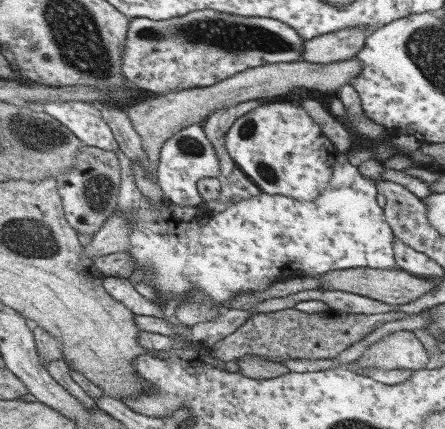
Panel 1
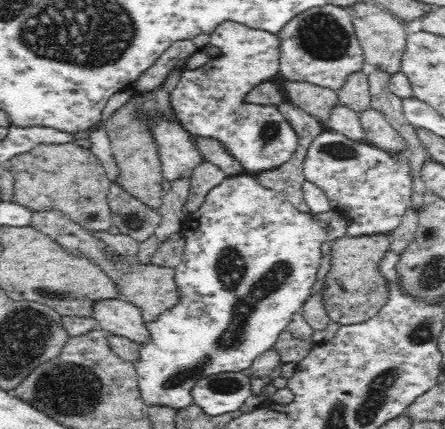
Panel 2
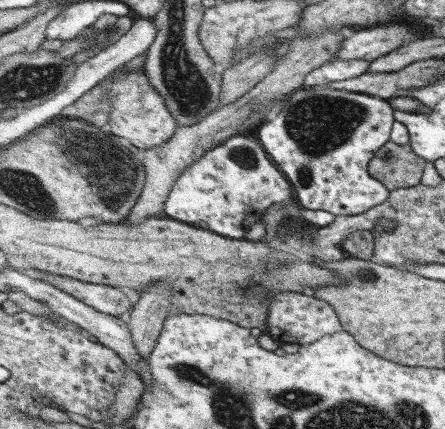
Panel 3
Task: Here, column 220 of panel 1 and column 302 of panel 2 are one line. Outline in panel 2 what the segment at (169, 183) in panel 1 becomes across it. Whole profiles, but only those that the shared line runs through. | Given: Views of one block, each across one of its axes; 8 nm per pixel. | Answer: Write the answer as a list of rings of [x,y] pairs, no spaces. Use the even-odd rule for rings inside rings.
[[[322,130],[308,146],[302,164],[304,178],[322,188],[332,210],[346,214],[350,222],[364,230],[370,230],[372,222],[372,234],[392,234],[404,224],[412,200],[412,174],[404,154],[392,156],[364,140],[354,142],[338,132]]]

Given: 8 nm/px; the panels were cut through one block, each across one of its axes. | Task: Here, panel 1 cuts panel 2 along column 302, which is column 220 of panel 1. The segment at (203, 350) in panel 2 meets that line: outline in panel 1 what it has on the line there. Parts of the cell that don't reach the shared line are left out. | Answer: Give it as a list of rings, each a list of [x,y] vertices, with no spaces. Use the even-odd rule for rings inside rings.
[[[339,154],[335,156],[335,164],[333,164],[333,174],[331,174],[331,180],[327,184],[327,190],[315,198],[313,202],[303,202],[303,200],[295,200],[295,198],[287,198],[287,196],[281,196],[281,194],[259,194],[259,196],[253,196],[253,198],[247,198],[247,200],[241,200],[241,202],[235,202],[227,208],[221,208],[217,212],[197,212],[189,206],[177,206],[173,202],[167,202],[163,200],[161,204],[151,204],[137,188],[135,184],[135,178],[131,178],[131,168],[127,168],[129,176],[121,176],[121,184],[119,184],[119,196],[117,196],[117,206],[115,206],[115,212],[111,216],[125,216],[127,218],[127,224],[131,226],[131,234],[129,234],[129,248],[123,250],[123,252],[129,252],[133,258],[135,258],[135,268],[133,270],[141,270],[141,268],[147,268],[153,272],[153,286],[155,290],[161,294],[161,298],[167,302],[167,294],[173,296],[173,300],[177,300],[177,304],[181,304],[183,298],[187,298],[187,294],[191,294],[193,290],[201,290],[207,294],[207,298],[211,298],[219,308],[223,308],[225,304],[223,302],[229,302],[241,294],[255,294],[259,290],[265,290],[267,286],[275,284],[275,282],[285,282],[285,278],[293,278],[299,274],[307,274],[311,278],[315,276],[323,276],[325,272],[335,272],[335,270],[357,270],[357,268],[373,268],[373,270],[391,270],[397,266],[397,260],[395,260],[395,234],[391,232],[391,224],[387,224],[387,216],[383,212],[383,208],[375,202],[375,194],[377,194],[377,186],[367,180],[367,176],[359,174],[357,172],[357,166],[349,162],[347,154]]]

